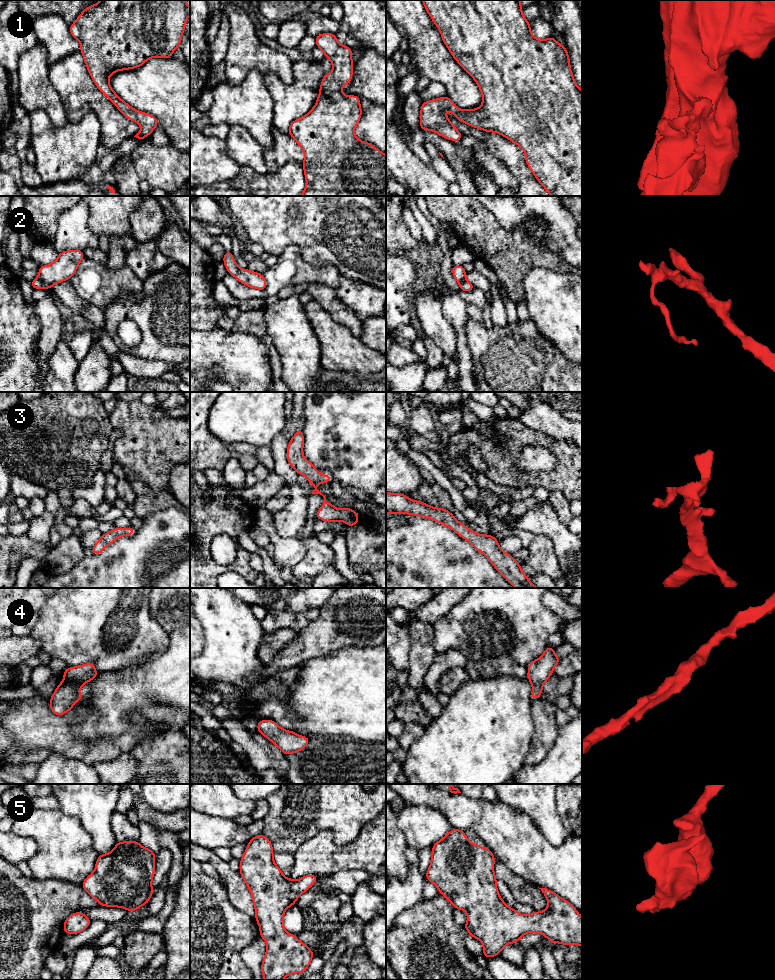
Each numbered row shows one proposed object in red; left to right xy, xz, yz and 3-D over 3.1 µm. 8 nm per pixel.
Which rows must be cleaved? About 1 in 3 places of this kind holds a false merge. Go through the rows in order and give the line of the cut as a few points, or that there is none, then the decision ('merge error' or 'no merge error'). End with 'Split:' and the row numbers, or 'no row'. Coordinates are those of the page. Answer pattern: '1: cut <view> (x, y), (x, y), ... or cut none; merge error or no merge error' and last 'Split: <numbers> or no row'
1: cut none; no merge error
2: cut none; no merge error
3: cut none; no merge error
4: cut none; no merge error
5: cut none; no merge error
Split: no row

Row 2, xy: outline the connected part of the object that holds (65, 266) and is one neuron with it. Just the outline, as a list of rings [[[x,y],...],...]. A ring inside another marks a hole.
[[[67,250],[59,253],[55,262],[38,268],[39,276],[31,282],[33,289],[52,289],[54,284],[70,279],[83,259],[82,250]]]

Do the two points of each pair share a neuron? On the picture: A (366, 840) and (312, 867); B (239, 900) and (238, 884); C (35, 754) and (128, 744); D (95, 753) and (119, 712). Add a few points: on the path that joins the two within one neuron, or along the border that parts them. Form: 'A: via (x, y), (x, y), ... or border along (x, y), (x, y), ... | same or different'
A: via (353, 853), (349, 857), (325, 858) | same
B: via (239, 896), (238, 888) | same
C: border along (26, 750), (46, 748), (50, 752) | different
D: border along (125, 731), (115, 738), (92, 743), (80, 738) | different

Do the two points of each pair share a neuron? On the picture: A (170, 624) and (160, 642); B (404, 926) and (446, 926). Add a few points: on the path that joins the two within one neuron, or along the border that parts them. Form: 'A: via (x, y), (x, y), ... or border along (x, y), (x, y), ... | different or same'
A: border along (151, 614), (169, 633) | different
B: via (414, 926), (436, 926) | same

